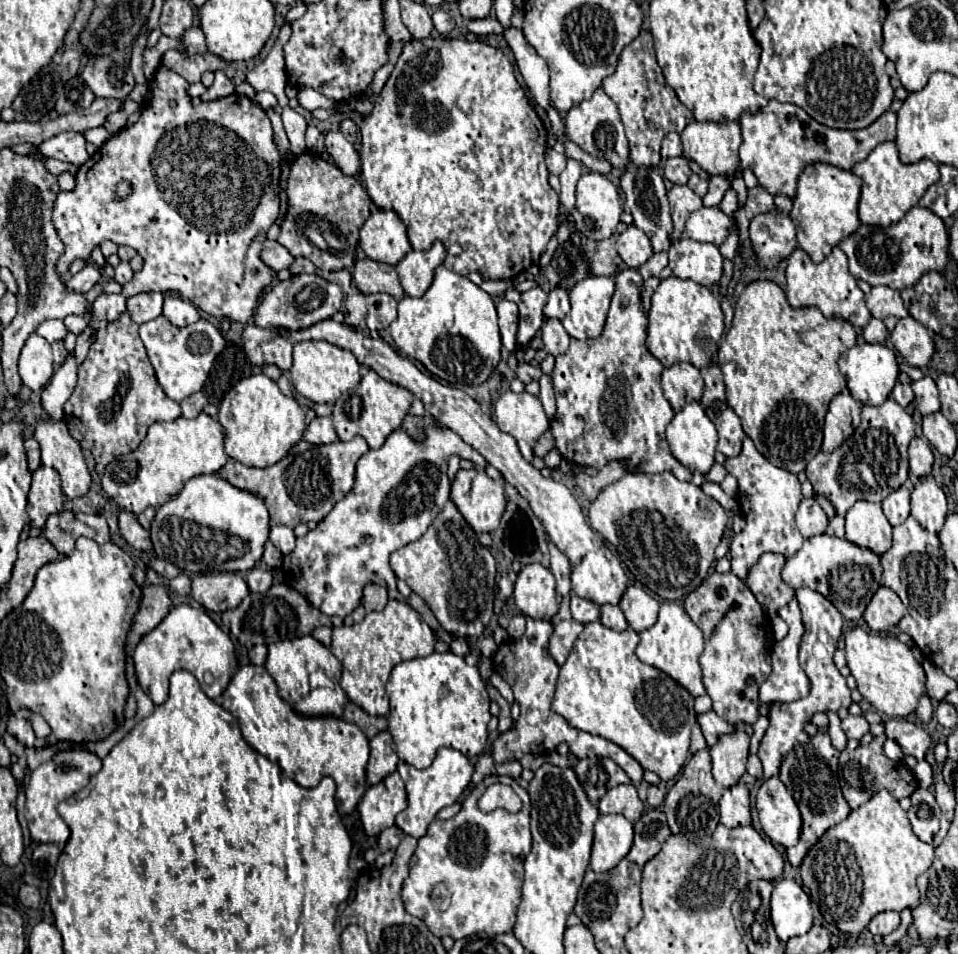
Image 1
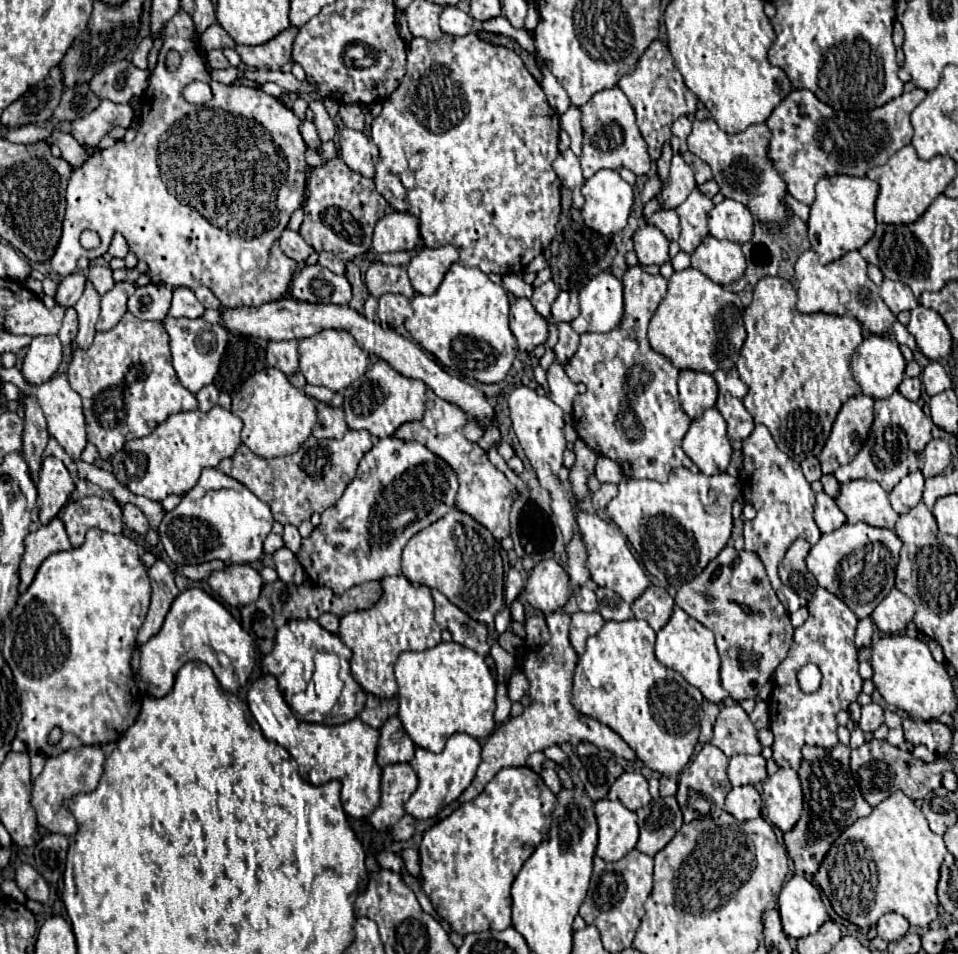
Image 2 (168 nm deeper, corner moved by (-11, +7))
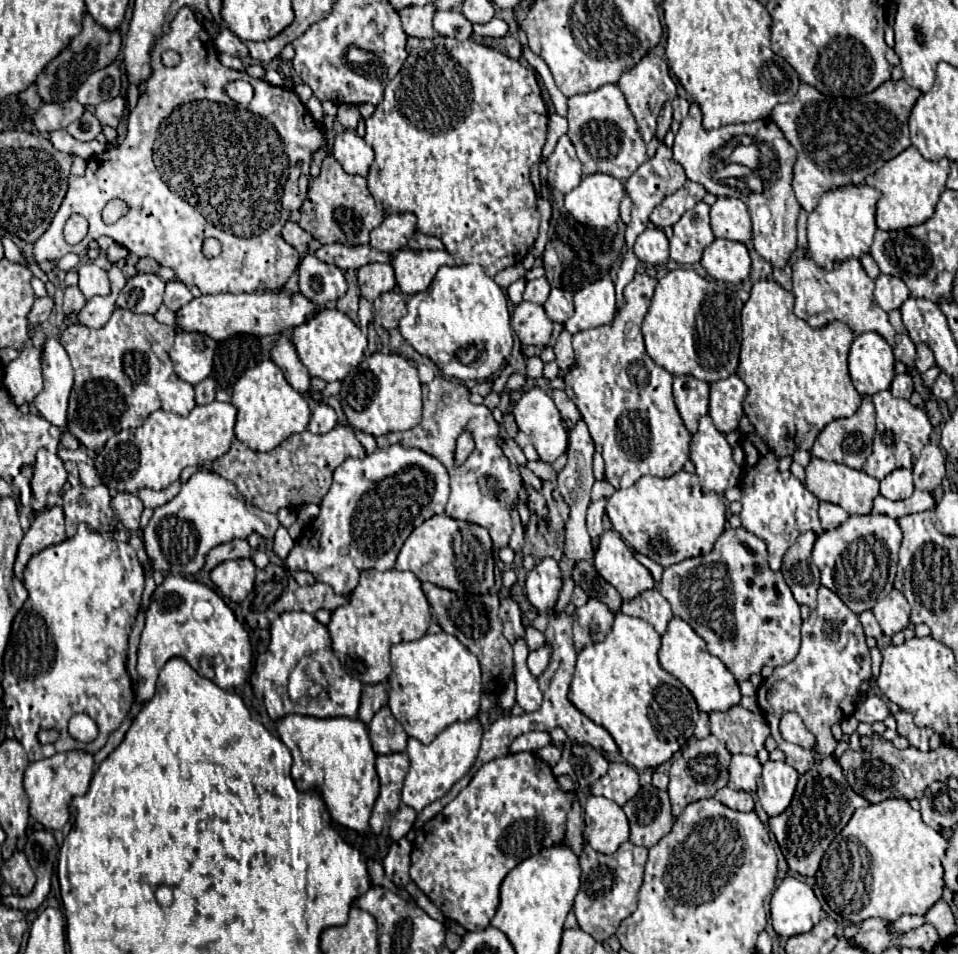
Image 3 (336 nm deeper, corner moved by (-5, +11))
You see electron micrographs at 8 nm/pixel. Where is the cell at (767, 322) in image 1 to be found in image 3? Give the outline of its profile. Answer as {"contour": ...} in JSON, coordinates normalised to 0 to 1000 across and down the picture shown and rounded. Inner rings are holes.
{"contour":[[[792,294],[786,298],[784,310],[773,325],[773,338],[776,356],[769,392],[780,403],[776,432],[786,440],[790,455],[813,480],[828,478],[830,472],[847,472],[851,459],[865,442],[888,436],[899,421],[884,388],[884,371],[892,354],[890,346],[876,335],[870,335],[859,344],[844,342],[828,329],[828,308],[817,304],[809,294]]]}

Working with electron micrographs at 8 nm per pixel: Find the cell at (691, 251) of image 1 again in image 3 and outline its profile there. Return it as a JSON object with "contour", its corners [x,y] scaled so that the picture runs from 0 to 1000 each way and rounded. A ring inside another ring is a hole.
{"contour":[[[746,249],[734,264],[732,279],[736,285],[753,296],[771,298],[784,285],[784,273],[780,258],[773,254]]]}

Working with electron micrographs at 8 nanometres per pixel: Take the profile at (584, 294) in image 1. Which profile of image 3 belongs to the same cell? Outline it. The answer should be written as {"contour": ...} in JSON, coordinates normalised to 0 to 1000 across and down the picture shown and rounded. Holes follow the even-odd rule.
{"contour":[[[636,289],[606,302],[600,310],[600,329],[590,338],[590,344],[600,350],[604,346],[636,340],[644,327],[642,298]]]}

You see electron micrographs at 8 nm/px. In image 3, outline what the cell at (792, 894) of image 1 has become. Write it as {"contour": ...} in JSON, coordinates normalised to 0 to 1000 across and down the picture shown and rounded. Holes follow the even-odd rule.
{"contour":[[[822,918],[805,941],[805,966],[813,981],[844,977],[857,962],[857,948],[849,931],[838,922]]]}

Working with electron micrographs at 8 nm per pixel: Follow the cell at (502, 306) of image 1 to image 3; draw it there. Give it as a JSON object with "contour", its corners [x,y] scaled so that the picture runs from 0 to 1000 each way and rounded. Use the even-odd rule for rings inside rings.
{"contour":[[[546,314],[535,323],[533,344],[544,361],[558,361],[563,365],[569,365],[577,346],[577,338],[569,329],[567,321]]]}

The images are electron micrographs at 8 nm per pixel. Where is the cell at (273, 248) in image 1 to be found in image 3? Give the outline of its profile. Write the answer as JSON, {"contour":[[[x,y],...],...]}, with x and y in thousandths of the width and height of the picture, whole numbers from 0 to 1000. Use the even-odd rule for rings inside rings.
{"contour":[[[300,233],[300,235],[295,237],[295,241],[293,241],[293,247],[295,247],[295,252],[297,252],[300,256],[304,256],[314,268],[320,264],[320,256],[323,256],[323,252],[325,252],[325,245],[318,243],[312,235]]]}

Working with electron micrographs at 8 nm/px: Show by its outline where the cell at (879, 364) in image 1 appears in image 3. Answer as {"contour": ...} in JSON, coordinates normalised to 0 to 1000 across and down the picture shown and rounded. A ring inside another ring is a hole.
{"contour":[[[915,348],[895,352],[886,367],[886,392],[899,415],[926,409],[934,394],[932,365]]]}

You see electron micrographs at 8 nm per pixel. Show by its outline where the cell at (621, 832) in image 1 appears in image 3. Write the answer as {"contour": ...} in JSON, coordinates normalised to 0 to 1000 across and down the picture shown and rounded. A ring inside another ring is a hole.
{"contour":[[[615,834],[609,857],[615,872],[615,887],[627,895],[640,895],[657,881],[654,855],[640,839]]]}

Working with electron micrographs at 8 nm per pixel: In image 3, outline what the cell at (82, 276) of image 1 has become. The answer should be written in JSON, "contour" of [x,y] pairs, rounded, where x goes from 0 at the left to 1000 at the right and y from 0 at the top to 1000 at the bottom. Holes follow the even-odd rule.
{"contour":[[[49,308],[49,310],[45,310],[45,312],[39,312],[37,319],[34,319],[34,323],[32,323],[32,327],[30,327],[30,338],[32,338],[32,340],[43,340],[43,338],[47,338],[47,335],[51,333],[55,321],[57,321],[57,312],[55,312],[55,310]]]}

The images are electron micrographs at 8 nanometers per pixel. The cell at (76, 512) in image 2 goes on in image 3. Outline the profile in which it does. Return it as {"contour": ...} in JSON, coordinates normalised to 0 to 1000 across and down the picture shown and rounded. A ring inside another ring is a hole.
{"contour":[[[112,509],[99,512],[72,512],[66,516],[66,537],[68,537],[68,551],[70,564],[74,564],[80,556],[82,547],[93,549],[101,558],[118,558],[122,553],[122,541],[116,532],[116,518]],[[82,520],[87,520],[89,528],[82,528]]]}

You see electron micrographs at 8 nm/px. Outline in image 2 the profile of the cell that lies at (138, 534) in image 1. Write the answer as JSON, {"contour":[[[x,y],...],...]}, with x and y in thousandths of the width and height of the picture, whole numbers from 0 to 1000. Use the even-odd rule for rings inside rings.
{"contour":[[[139,528],[128,530],[128,547],[143,560],[153,560],[153,556],[156,556],[156,547],[153,547],[151,539]]]}

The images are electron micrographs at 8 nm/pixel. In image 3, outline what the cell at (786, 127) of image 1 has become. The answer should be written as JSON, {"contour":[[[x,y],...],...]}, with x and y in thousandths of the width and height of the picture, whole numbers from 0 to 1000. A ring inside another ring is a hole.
{"contour":[[[928,84],[920,88],[913,96],[897,103],[863,103],[857,96],[853,96],[849,90],[836,88],[828,105],[819,109],[811,109],[811,113],[807,113],[805,117],[805,124],[832,159],[832,168],[828,172],[828,201],[832,205],[832,212],[838,216],[838,220],[847,222],[861,199],[876,197],[882,193],[903,191],[903,184],[920,176],[922,170],[934,166],[938,159],[949,155],[951,149],[949,149],[947,124],[959,101],[961,94],[949,90],[945,84],[936,84],[936,86]]]}

